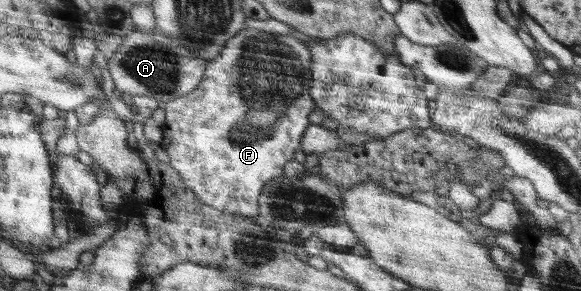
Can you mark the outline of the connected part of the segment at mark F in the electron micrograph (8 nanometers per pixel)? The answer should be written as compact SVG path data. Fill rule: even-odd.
M242 29L237 36L231 39L224 47L224 51L218 57L209 61L206 67L205 77L199 87L190 92L189 95L169 101L164 105L165 121L161 124L163 131L162 141L159 146L167 151L170 162L168 162L180 175L181 180L206 205L214 206L224 213L238 214L241 216L257 216L260 212L258 200L262 193L262 188L266 183L275 178L280 178L284 173L284 165L292 161L292 153L301 146L301 139L306 128L310 125L309 115L315 109L315 101L310 97L309 89L311 86L311 53L305 46L306 43L300 42L286 34L269 33L265 30Z

